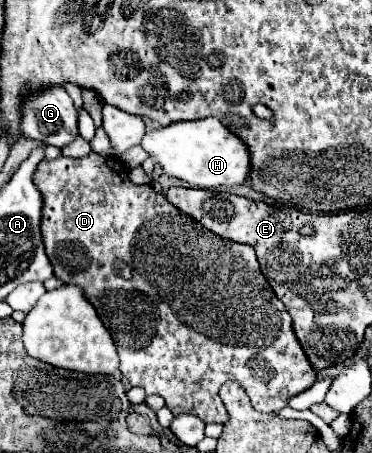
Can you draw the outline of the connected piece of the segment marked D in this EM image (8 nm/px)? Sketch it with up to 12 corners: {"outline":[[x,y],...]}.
{"outline":[[118,158],[42,160],[42,238],[132,386],[202,422],[316,380],[248,244]]}

